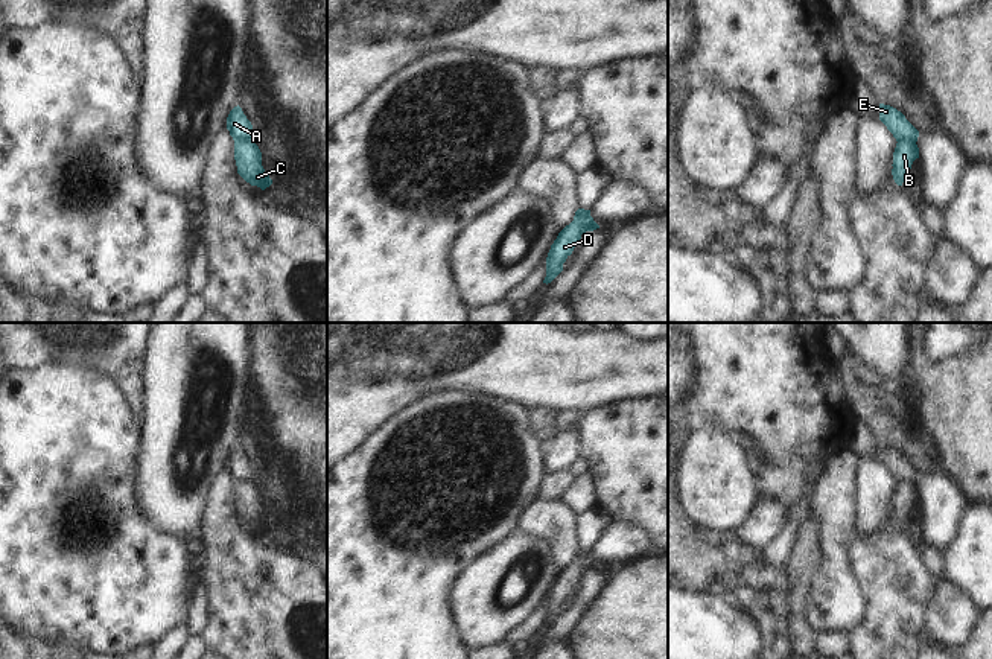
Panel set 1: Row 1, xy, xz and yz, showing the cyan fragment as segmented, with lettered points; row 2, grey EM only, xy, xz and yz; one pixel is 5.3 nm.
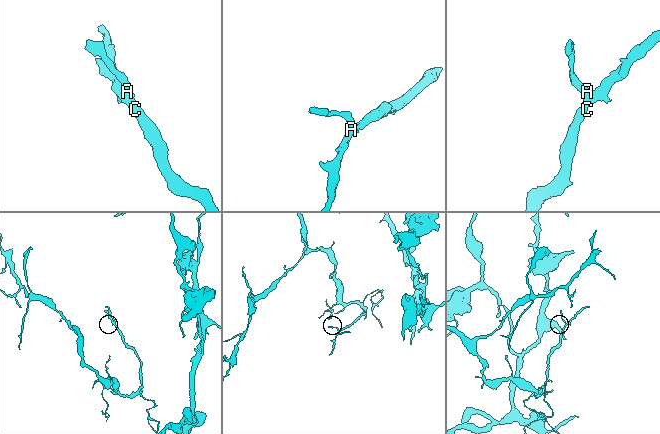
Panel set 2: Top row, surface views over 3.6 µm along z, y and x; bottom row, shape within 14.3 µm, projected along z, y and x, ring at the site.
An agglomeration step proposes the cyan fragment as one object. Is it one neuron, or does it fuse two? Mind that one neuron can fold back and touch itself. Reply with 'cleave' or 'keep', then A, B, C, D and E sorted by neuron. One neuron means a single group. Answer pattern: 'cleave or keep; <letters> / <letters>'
cleave; A E / B C D

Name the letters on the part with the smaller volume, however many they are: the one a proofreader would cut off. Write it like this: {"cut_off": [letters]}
{"cut_off": ["A", "E"]}

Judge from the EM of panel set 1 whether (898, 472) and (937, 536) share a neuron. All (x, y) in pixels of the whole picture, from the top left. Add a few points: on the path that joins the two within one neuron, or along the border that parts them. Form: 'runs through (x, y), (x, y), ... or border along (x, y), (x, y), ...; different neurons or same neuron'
runs through (916, 478), (937, 499), (937, 518); same neuron

